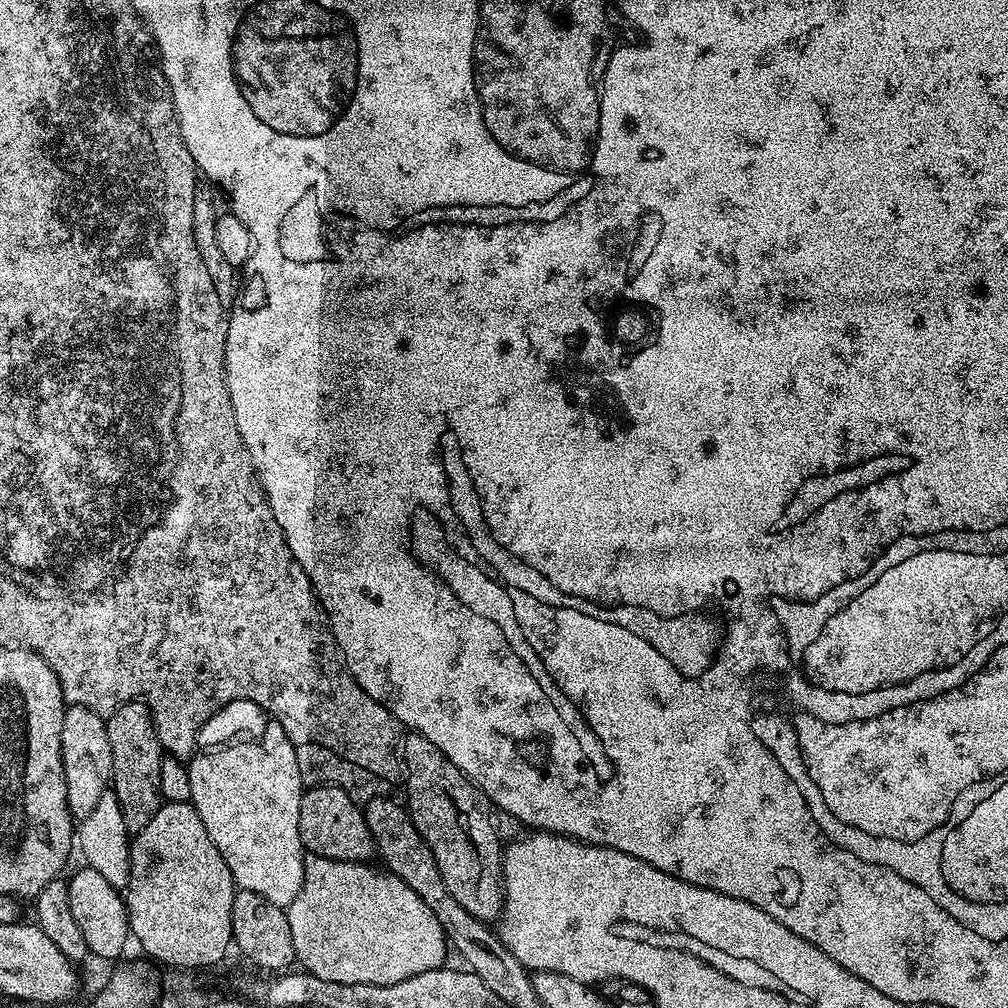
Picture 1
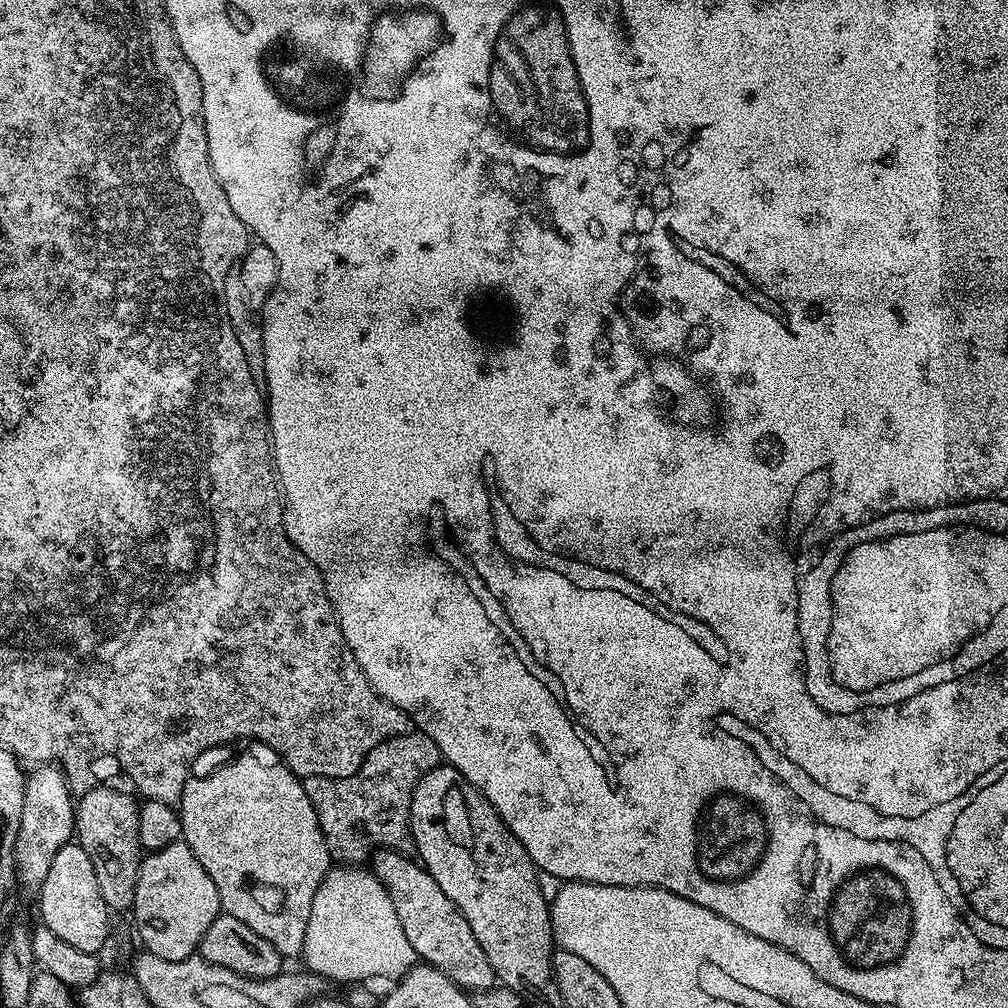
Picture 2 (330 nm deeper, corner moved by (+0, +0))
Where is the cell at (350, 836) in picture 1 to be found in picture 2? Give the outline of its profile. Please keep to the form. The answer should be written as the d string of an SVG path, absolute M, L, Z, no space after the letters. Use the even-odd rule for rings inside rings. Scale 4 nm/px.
M379 849L370 857L370 871L386 890L390 902L394 902L394 910L398 910L398 918L402 922L402 931L406 933L410 946L414 946L417 957L423 963L442 970L465 990L479 994L497 987L498 981L490 966L490 958L482 954L482 946L478 946L478 938L474 938L470 922L466 922L454 902L442 894L442 886L434 882L423 864L415 859L407 860L404 855L400 850Z

